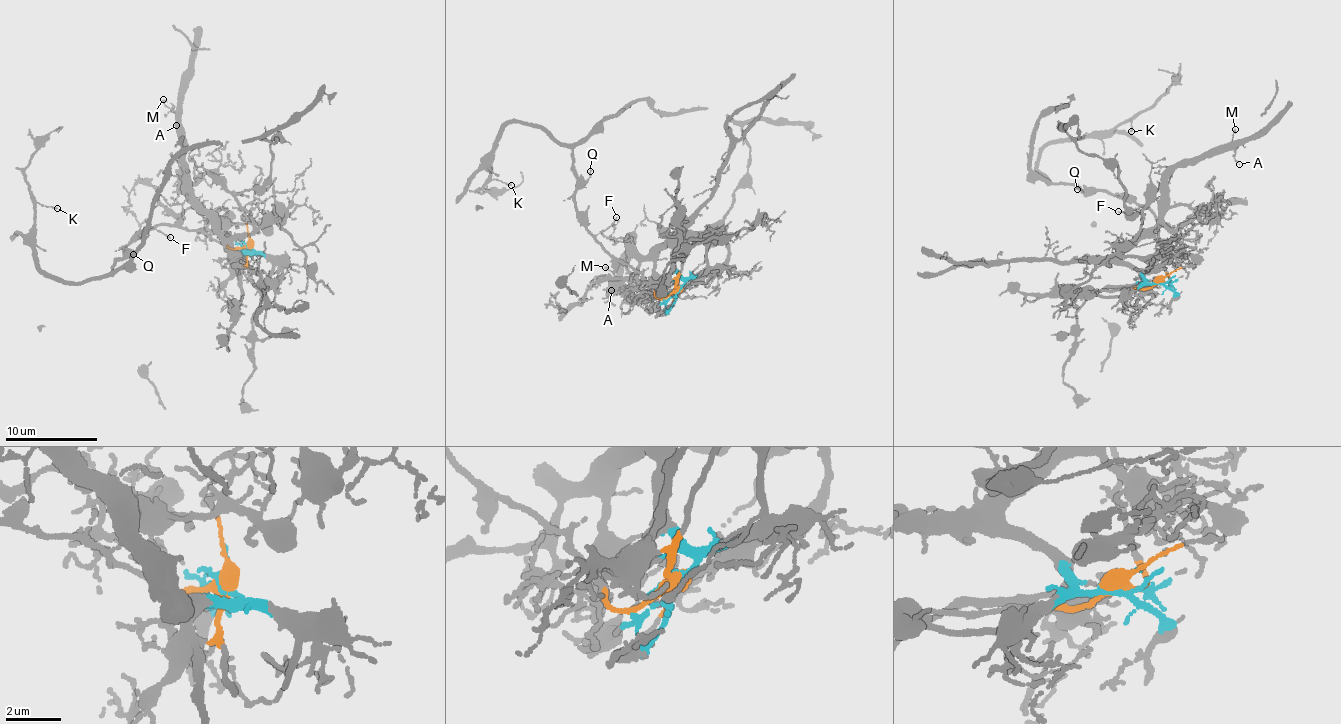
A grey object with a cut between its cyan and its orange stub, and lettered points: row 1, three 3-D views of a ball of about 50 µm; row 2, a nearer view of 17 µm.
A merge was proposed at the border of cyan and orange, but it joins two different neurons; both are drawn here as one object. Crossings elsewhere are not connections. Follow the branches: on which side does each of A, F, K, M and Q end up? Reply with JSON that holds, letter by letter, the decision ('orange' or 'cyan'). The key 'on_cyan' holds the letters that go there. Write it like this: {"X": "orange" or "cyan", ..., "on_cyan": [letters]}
{"A": "cyan", "F": "orange", "K": "orange", "M": "cyan", "Q": "orange", "on_cyan": ["A", "M"]}

